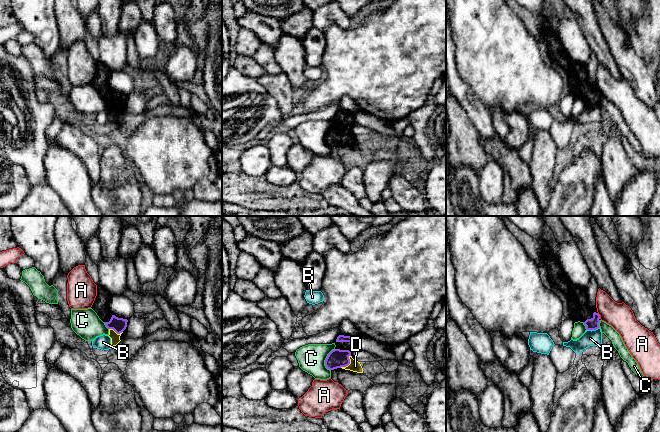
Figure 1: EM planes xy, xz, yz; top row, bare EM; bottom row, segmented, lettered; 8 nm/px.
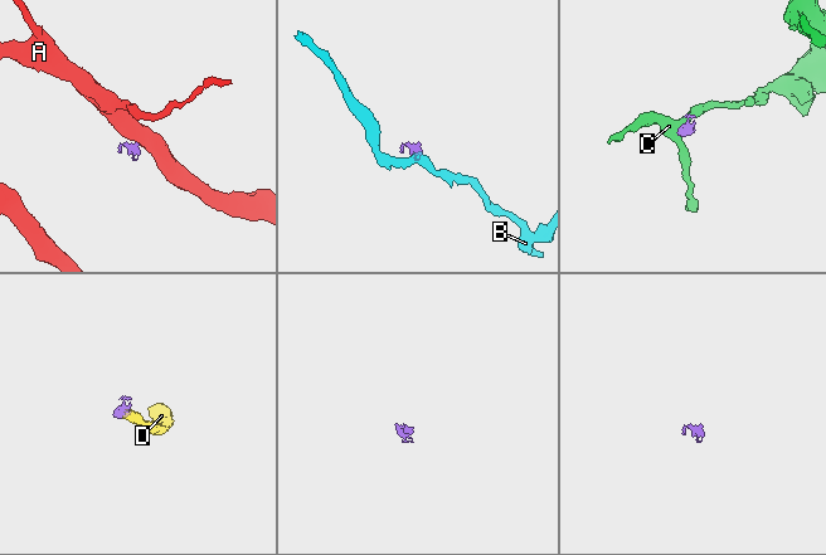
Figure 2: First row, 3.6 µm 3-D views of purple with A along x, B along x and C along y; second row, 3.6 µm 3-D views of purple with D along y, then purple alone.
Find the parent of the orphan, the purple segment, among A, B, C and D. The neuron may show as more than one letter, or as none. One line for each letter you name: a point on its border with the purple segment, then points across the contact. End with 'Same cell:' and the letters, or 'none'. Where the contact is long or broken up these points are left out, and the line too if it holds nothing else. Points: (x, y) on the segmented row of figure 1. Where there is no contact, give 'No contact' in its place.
D: Touches purple at xz (348, 364). Path across: xz (337, 358), (343, 359), (348, 364), (355, 366)
Same cell: D

